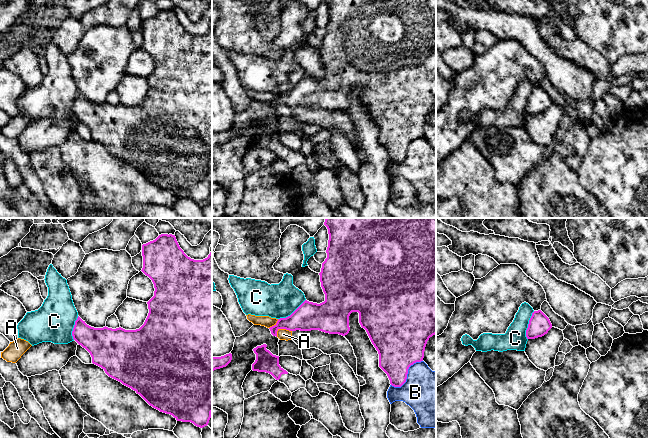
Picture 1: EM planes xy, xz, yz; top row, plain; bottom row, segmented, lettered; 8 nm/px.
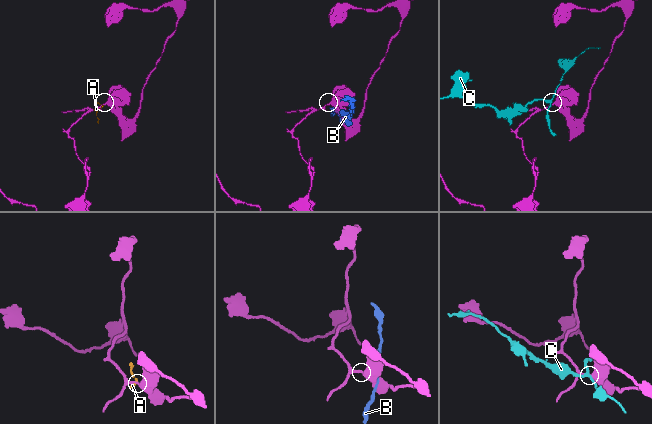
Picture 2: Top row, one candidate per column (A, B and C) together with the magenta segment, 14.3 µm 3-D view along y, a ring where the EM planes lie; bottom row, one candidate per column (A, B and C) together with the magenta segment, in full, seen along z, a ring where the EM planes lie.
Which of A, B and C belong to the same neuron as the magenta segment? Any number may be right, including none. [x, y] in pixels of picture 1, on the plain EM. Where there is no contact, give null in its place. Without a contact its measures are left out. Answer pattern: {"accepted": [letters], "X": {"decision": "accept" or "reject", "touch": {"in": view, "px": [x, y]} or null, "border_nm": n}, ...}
{"accepted": [], "A": {"decision": "reject", "touch": {"in": "xz", "px": [281, 104]}, "border_nm": 140}, "B": {"decision": "reject", "touch": {"in": "xz", "px": [406, 151]}, "border_nm": 320}, "C": {"decision": "reject", "touch": {"in": "yz", "px": [528, 101]}, "border_nm": 240}}

